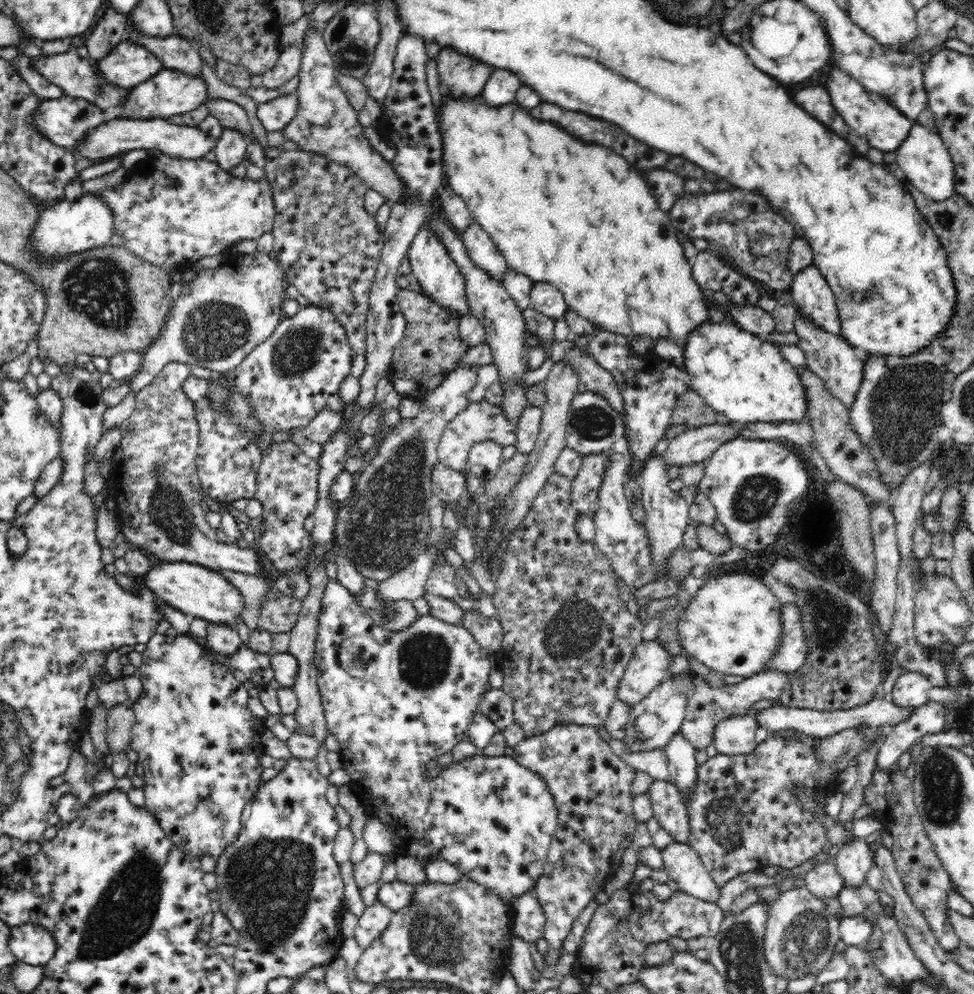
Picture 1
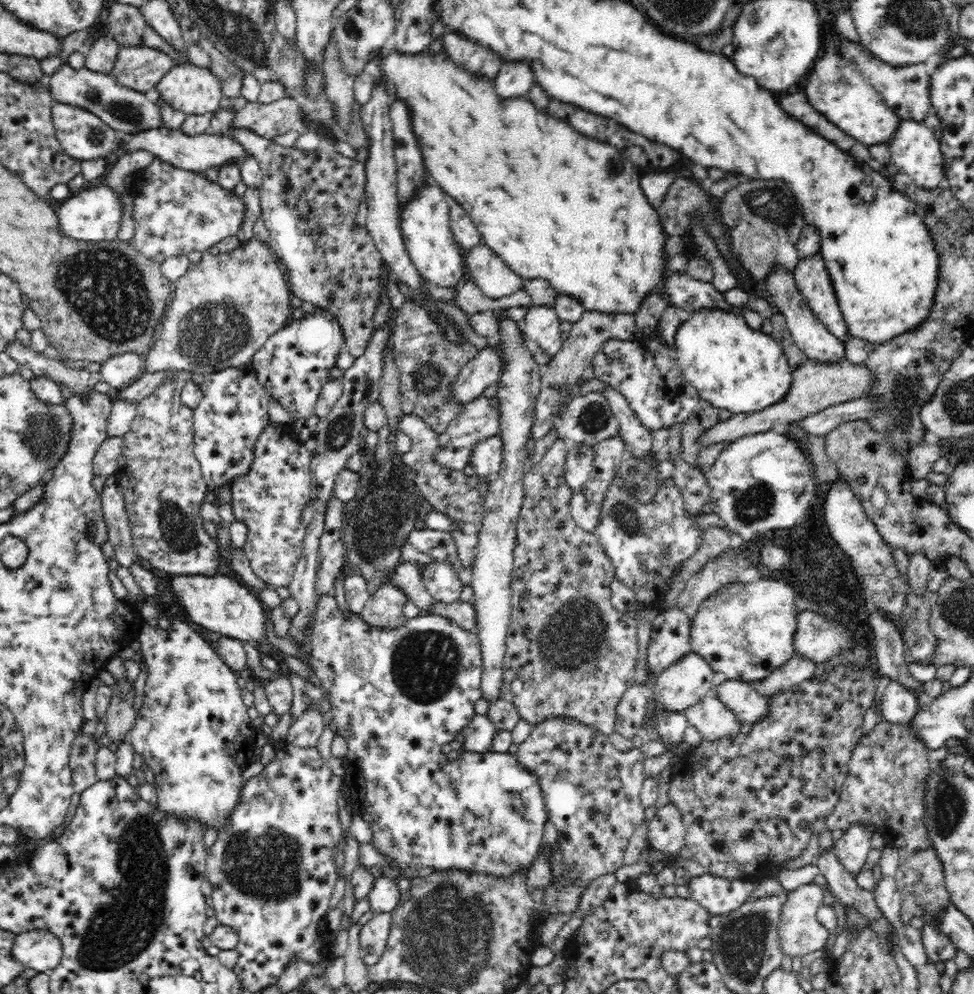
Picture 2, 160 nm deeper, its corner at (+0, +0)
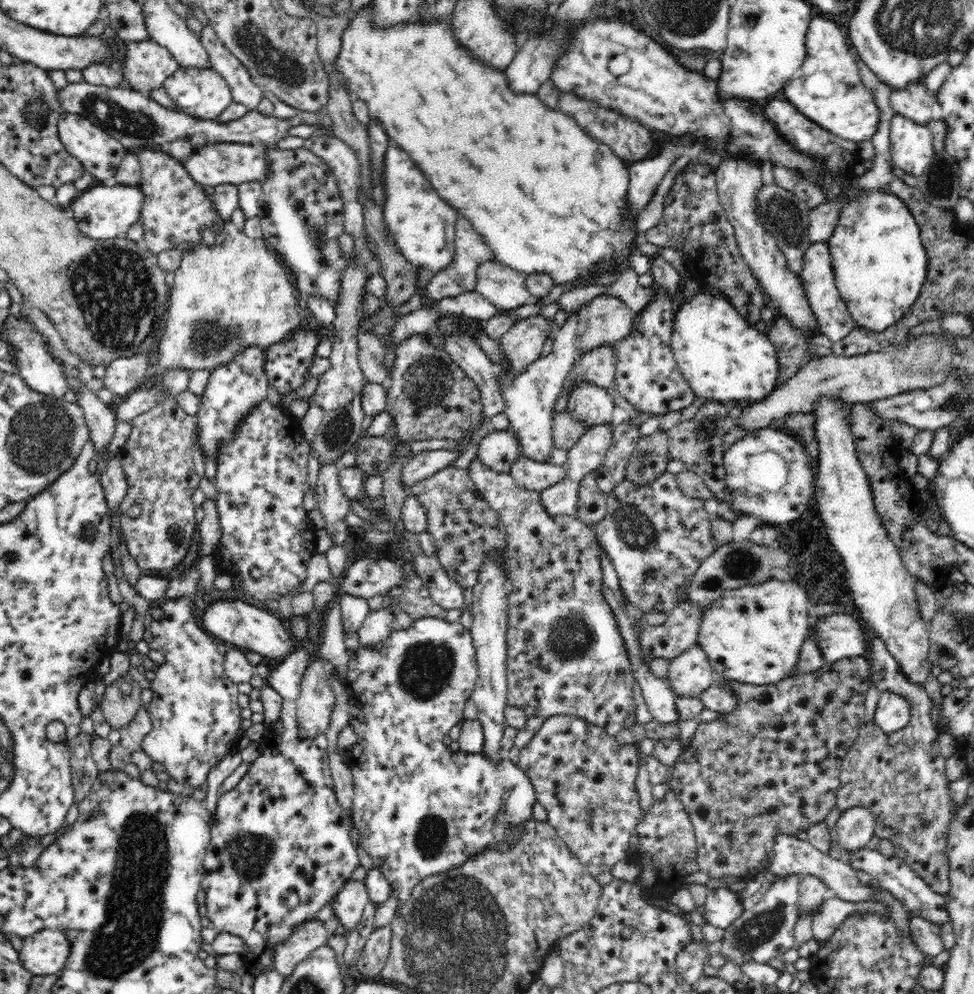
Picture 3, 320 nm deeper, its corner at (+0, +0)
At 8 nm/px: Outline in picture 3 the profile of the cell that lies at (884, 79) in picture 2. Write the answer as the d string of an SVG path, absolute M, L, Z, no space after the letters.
M912 84L906 90L894 90L890 96L894 113L922 126L943 118L942 107L923 84Z

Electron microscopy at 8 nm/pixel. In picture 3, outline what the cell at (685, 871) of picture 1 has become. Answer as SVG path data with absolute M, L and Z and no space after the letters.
M724 888L709 890L703 906L706 922L716 928L727 929L744 911L737 893Z

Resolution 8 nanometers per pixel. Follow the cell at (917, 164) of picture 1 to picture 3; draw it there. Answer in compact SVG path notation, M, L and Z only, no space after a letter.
M898 113L891 119L889 125L889 144L893 166L901 168L907 174L912 174L916 177L919 177L924 172L935 154L930 129L927 126L922 126L908 118L904 118Z

